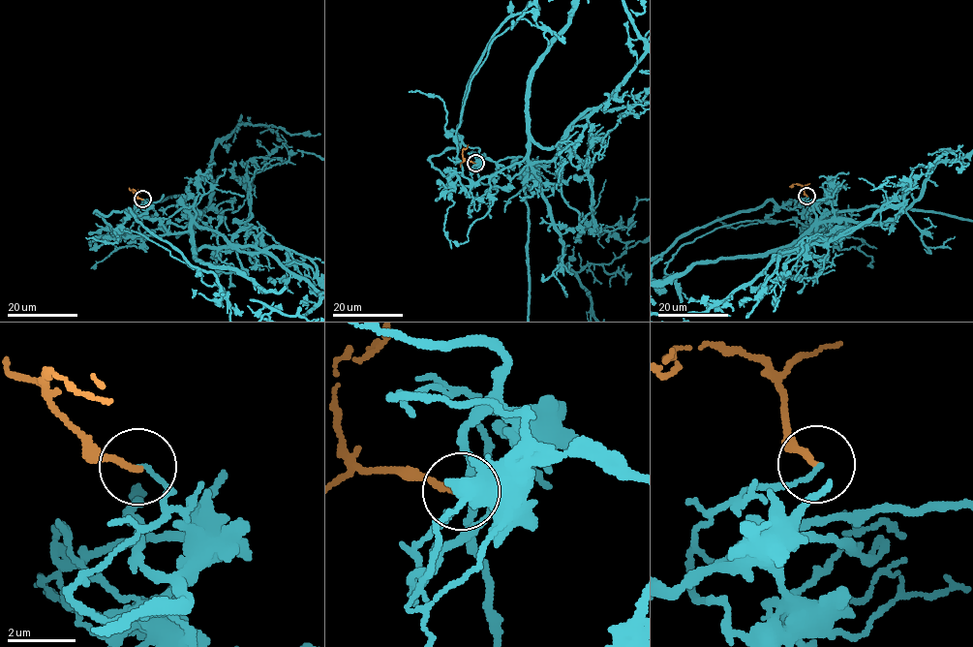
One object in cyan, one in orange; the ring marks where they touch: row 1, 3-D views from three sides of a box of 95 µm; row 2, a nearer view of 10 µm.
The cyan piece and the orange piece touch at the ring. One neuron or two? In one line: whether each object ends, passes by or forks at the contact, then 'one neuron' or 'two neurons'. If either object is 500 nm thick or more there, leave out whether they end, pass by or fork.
cyan ends there; orange ends there; two neurons

